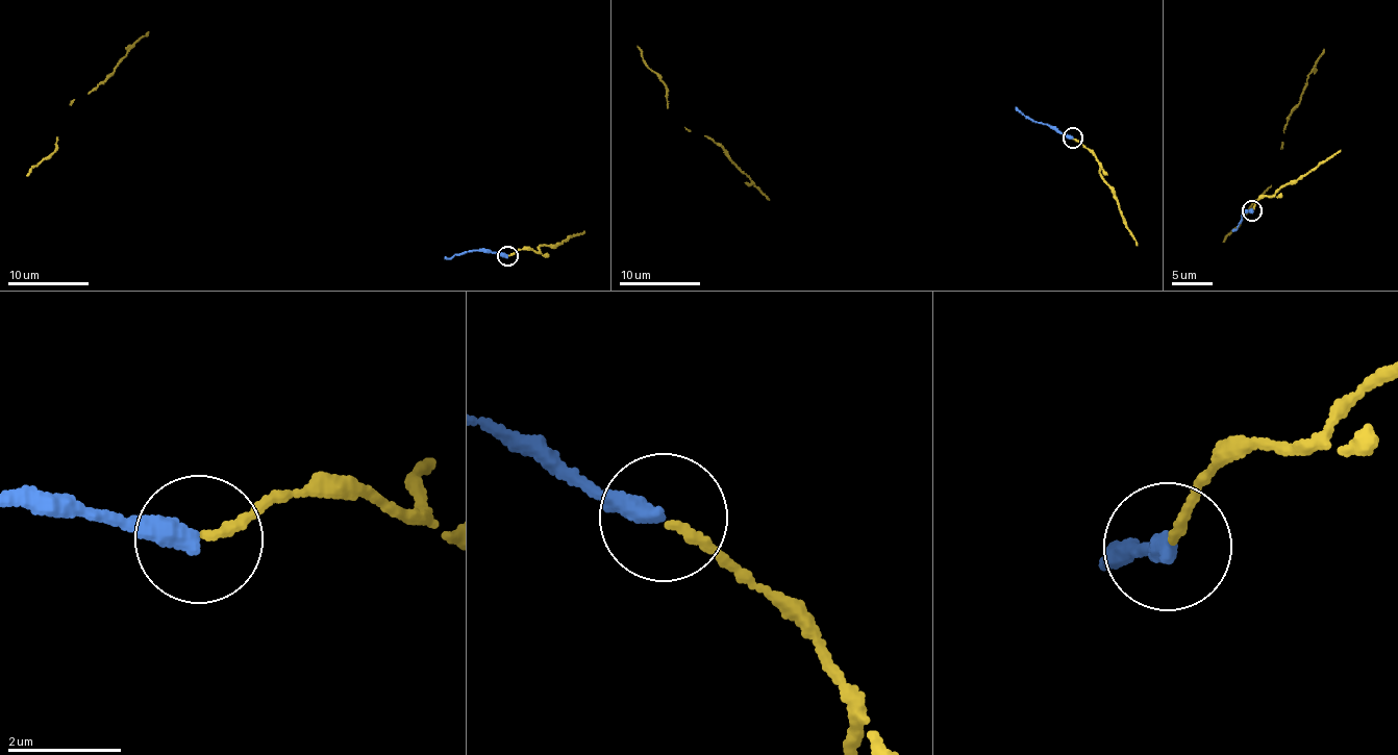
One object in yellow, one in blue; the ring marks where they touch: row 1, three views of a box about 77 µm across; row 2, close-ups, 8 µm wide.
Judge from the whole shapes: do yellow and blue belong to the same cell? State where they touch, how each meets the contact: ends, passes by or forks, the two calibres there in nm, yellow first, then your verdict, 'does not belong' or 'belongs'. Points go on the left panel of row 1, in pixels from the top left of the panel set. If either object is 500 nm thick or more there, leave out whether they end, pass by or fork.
(507, 255) | yellow ends | blue ends | 160/360 nm | belongs

